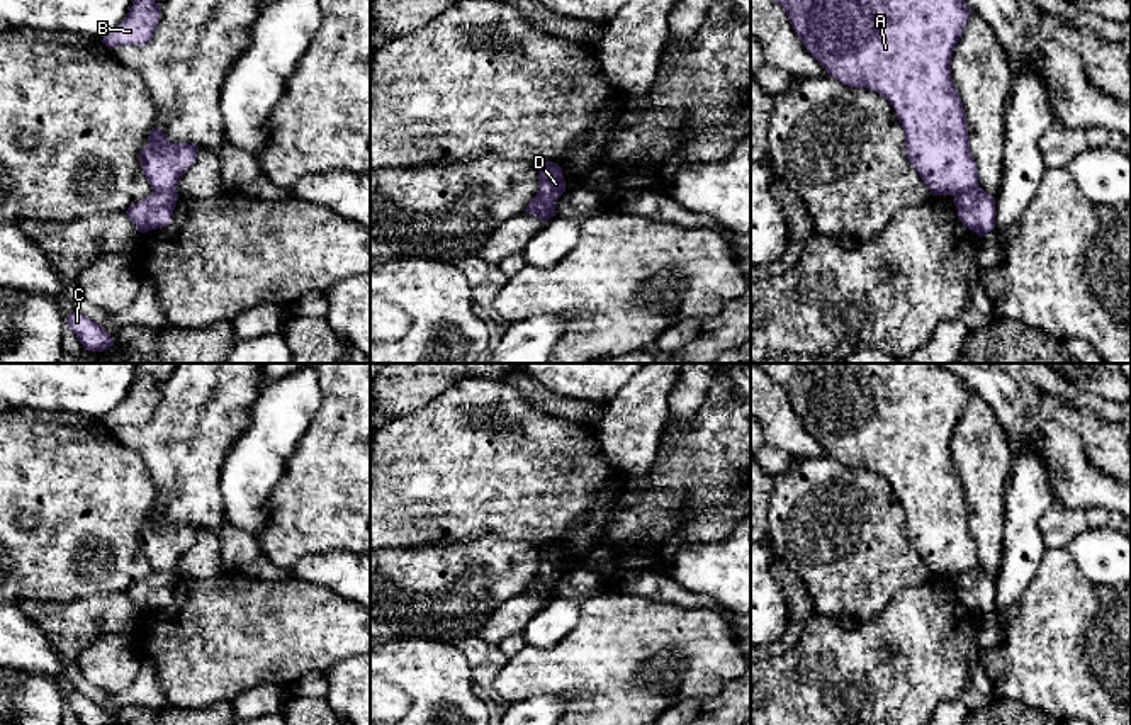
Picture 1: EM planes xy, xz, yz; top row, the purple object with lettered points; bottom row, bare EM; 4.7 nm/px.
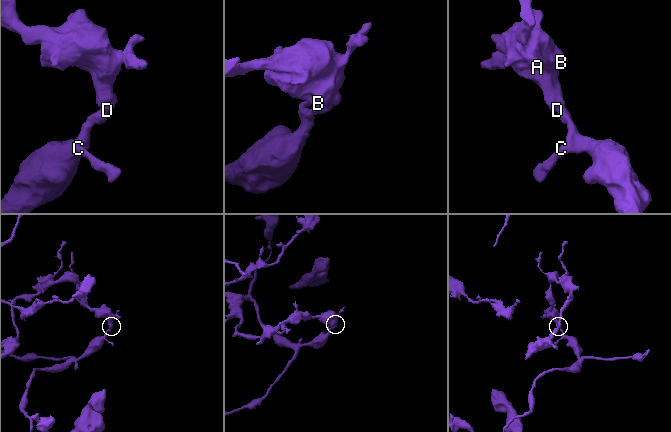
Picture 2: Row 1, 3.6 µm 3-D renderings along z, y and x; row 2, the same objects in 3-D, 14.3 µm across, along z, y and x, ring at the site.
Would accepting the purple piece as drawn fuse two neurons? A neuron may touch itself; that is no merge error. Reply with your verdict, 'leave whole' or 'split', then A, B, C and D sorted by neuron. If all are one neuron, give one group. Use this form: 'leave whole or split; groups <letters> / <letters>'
split; groups A B D / C

